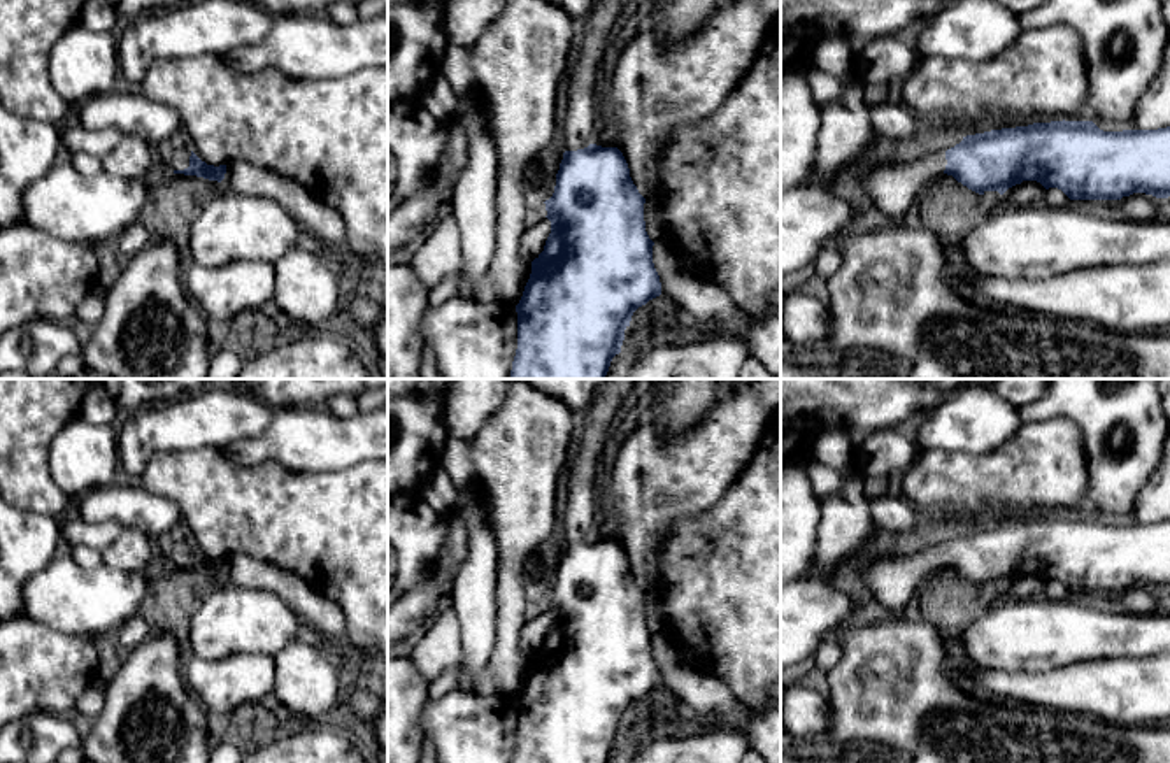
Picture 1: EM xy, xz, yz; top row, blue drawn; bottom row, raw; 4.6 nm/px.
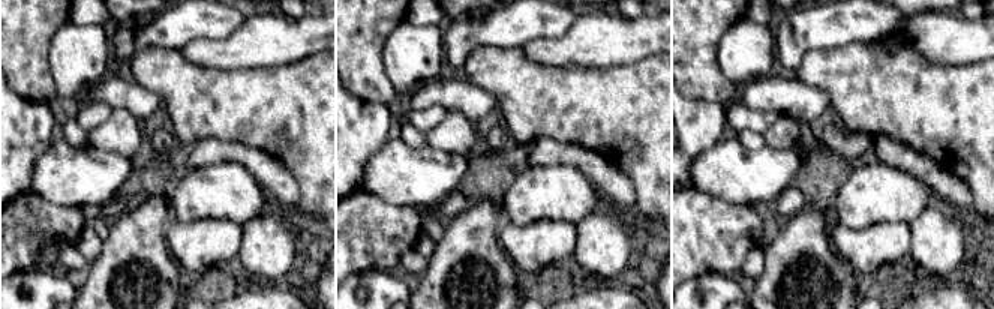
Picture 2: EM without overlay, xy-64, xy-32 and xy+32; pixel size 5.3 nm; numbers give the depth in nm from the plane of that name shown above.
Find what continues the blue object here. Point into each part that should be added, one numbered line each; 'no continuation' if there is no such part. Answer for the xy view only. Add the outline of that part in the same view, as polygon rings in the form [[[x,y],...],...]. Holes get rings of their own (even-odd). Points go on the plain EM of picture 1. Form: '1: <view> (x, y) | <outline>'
1: xy (181, 555) | [[[181,542],[172,554],[172,563],[184,563],[189,560],[191,542]]]

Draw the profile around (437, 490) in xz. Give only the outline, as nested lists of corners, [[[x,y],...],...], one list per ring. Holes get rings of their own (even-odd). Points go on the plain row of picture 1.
[[[442,467],[426,475],[417,491],[430,507],[444,516],[458,500],[458,491]]]

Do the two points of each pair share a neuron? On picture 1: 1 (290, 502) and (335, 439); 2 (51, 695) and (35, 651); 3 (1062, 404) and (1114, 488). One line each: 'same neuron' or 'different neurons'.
1: different neurons
2: same neuron
3: same neuron

